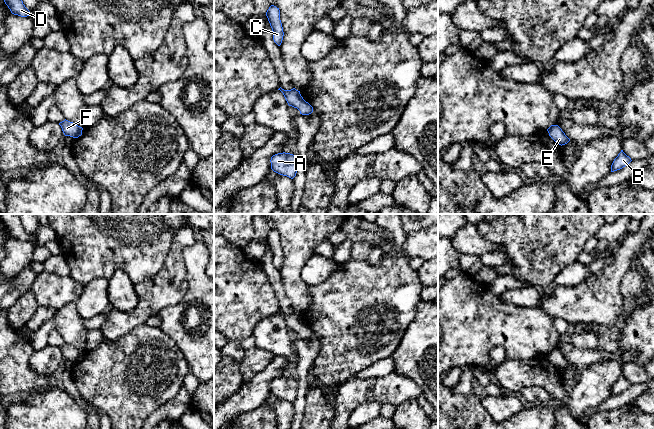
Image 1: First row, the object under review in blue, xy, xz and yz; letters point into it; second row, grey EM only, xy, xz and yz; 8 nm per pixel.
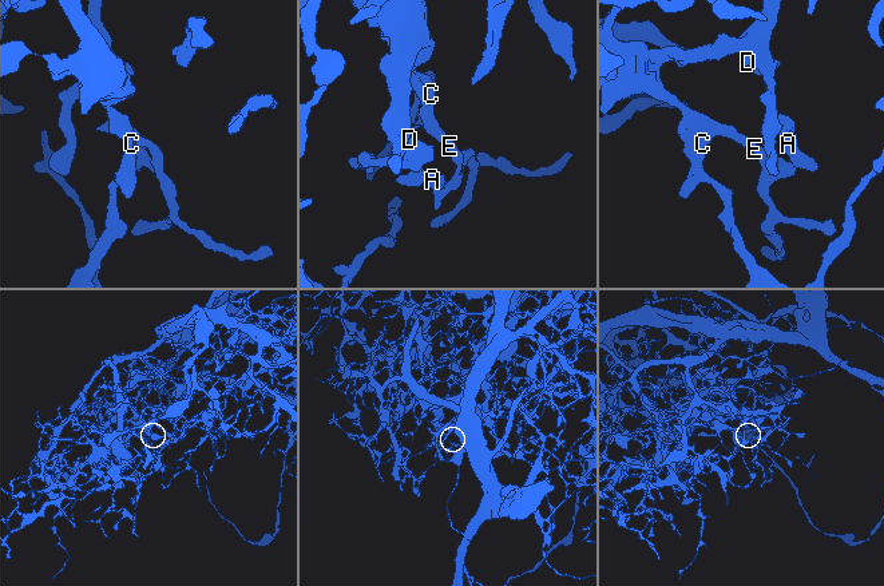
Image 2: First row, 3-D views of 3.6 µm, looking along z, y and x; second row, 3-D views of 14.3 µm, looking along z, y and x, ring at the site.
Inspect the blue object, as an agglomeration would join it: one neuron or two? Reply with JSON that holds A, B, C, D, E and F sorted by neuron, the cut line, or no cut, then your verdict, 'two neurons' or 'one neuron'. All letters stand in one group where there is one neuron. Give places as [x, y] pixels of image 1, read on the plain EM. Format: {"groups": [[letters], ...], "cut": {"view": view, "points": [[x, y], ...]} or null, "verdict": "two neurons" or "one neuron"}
{"groups": [["A", "B", "C", "D", "E", "F"]], "cut": null, "verdict": "one neuron"}

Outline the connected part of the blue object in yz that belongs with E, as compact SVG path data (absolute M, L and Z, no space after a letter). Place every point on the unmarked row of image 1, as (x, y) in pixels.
M551 349L547 353L549 360L559 369L567 368L570 363L565 359L562 353L558 349Z

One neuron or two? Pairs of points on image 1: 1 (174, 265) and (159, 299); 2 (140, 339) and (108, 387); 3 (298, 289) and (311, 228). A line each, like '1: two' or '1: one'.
1: one
2: one
3: one

